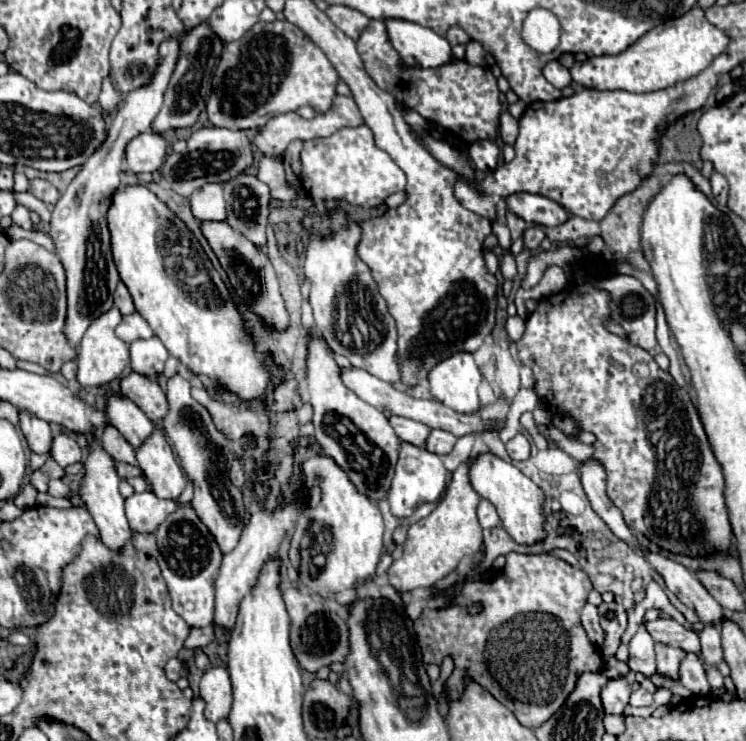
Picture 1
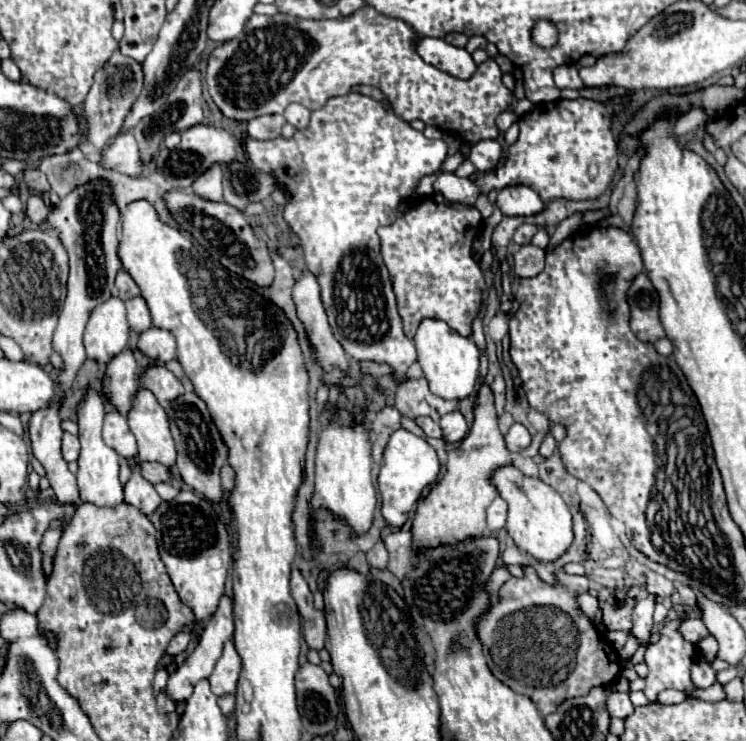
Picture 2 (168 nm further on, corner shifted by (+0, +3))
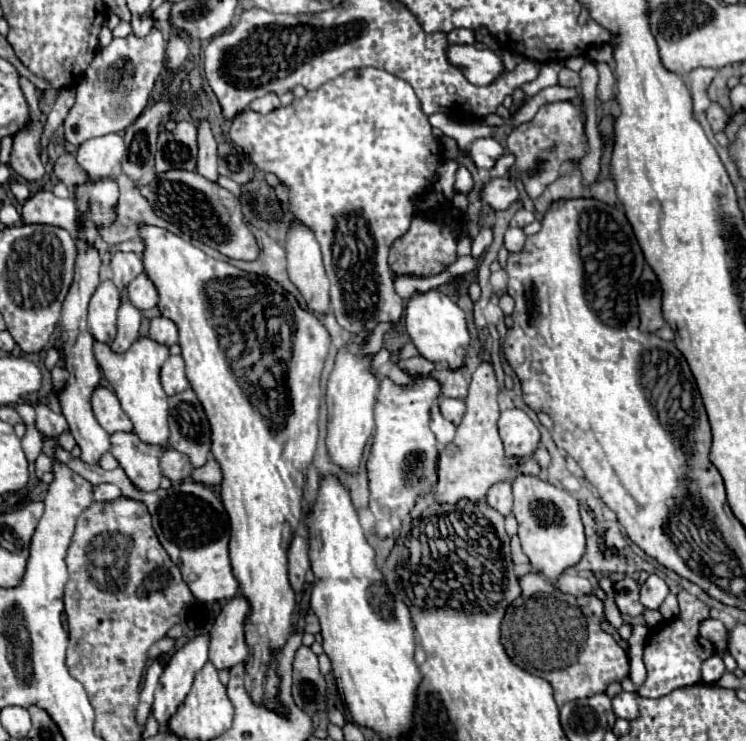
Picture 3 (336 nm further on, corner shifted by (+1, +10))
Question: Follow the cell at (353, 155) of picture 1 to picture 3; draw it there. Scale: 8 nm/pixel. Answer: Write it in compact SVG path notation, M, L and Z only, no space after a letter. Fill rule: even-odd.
M379 68L347 70L343 76L307 92L305 98L293 100L287 108L277 108L269 114L243 110L233 118L229 138L249 154L257 168L275 174L287 186L291 214L313 230L323 252L323 266L331 282L331 308L339 326L351 334L365 332L367 336L381 322L397 326L403 318L405 304L393 286L393 274L387 264L389 246L407 232L415 216L413 200L431 184L441 160L441 144L431 134L431 124L421 112L413 88ZM347 238L357 238L357 254L353 254Z

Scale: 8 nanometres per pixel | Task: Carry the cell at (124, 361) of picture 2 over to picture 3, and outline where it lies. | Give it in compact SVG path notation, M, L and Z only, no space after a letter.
M123 292L123 304L119 308L119 332L111 344L113 352L123 354L125 350L129 350L129 346L139 336L139 324L141 324L141 312L127 302L127 294Z

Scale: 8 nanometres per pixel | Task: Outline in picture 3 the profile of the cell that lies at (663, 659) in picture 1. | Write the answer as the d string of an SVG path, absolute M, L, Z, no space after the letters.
M681 590L677 594L677 600L679 600L679 610L681 610L677 614L677 618L665 622L659 630L655 630L645 646L643 662L647 668L647 680L637 690L639 696L661 698L661 696L667 696L669 692L673 692L675 688L695 684L701 678L703 660L707 660L709 656L715 654L715 646L701 640L701 636L699 636L699 622L709 616L709 606L685 590Z

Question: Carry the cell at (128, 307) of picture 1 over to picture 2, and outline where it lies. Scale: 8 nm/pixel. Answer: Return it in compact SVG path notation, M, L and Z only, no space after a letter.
M122 267L118 271L118 275L116 275L116 291L118 291L118 297L124 299L124 301L128 301L130 297L136 297L140 293L138 285L134 283L134 279Z

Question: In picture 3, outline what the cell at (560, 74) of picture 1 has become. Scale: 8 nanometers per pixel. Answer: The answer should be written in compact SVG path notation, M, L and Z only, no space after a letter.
M563 68L563 70L559 72L559 84L561 84L561 86L573 86L573 88L577 88L577 86L581 84L581 78L579 78L577 72L573 72L573 70L569 70L569 68Z

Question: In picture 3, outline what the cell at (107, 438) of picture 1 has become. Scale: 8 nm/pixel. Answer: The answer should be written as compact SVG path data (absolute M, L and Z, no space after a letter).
M101 386L99 392L95 392L95 396L91 396L91 404L93 404L97 422L109 436L115 432L133 432L131 420L121 410L121 404L111 390Z

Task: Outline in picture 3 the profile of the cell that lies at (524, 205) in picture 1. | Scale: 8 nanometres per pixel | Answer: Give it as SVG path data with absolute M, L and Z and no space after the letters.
M493 178L481 192L481 200L493 210L507 210L519 200L519 190L509 178Z

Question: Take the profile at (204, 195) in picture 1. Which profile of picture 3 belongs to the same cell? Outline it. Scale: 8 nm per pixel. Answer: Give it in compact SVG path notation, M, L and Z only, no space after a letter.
M201 122L197 142L199 142L197 172L207 180L217 182L217 178L219 178L219 174L217 174L217 142L215 142L207 122Z

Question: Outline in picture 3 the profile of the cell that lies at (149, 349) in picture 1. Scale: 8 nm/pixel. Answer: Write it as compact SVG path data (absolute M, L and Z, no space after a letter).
M163 316L153 318L149 326L149 338L163 346L173 346L177 342L177 326Z

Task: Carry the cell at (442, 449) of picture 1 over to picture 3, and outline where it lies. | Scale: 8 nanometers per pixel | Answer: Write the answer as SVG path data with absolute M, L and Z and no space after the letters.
M441 398L439 400L439 408L443 418L447 418L449 422L453 422L455 426L461 424L463 416L465 416L465 402L463 400L453 400L453 398Z

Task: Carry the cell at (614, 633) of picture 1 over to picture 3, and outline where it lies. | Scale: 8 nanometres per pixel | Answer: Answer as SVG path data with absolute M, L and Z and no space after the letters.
M625 576L621 580L615 582L615 602L617 608L621 610L623 616L641 616L643 614L643 606L639 602L639 584Z

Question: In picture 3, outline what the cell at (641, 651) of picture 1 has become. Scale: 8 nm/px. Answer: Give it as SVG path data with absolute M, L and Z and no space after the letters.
M651 574L647 578L647 582L641 586L641 598L639 598L639 602L647 610L657 610L663 604L663 600L665 600L667 594L669 594L669 588L667 588L665 580L661 580L659 576Z

